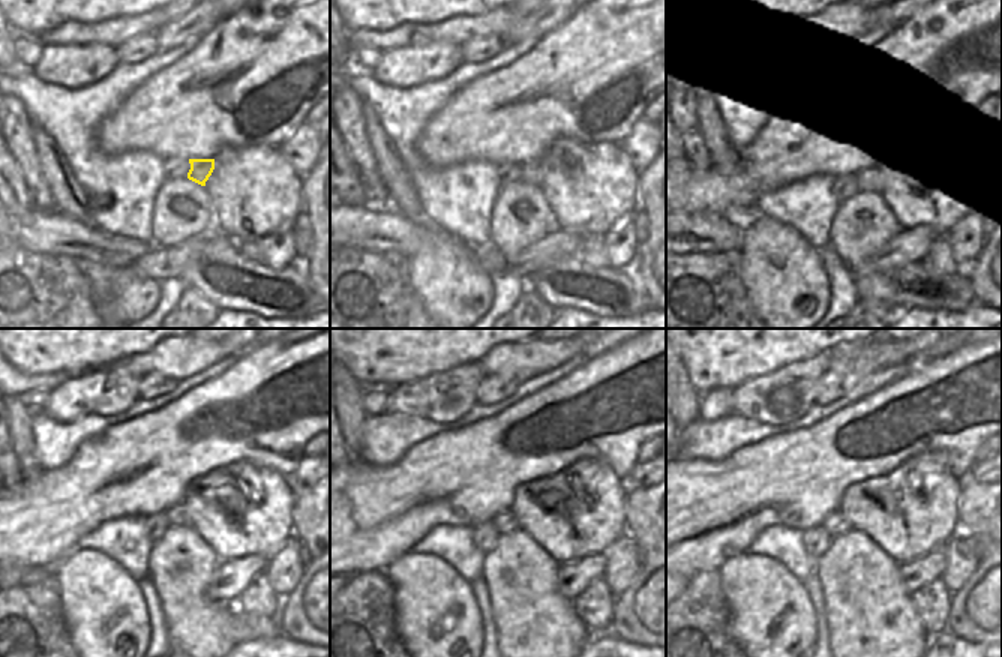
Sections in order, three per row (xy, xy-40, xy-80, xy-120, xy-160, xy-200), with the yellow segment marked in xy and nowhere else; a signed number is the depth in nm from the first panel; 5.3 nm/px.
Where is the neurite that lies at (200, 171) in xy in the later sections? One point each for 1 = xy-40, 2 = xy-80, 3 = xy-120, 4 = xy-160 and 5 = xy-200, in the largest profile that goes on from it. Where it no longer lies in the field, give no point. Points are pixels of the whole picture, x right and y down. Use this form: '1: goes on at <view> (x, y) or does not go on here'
1: goes on at xy-40 (530, 173)
2: goes on at xy-80 (861, 179)
3: goes on at xy-120 (176, 515)
4: goes on at xy-160 (504, 522)
5: goes on at xy-200 (834, 524)

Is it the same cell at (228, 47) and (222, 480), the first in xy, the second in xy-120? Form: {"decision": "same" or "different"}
{"decision": "different"}

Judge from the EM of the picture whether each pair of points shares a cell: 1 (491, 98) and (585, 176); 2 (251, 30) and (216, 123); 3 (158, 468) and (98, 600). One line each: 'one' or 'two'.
1: two
2: one
3: two

